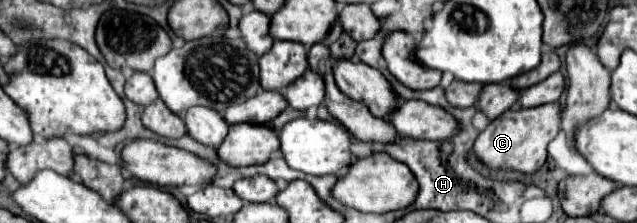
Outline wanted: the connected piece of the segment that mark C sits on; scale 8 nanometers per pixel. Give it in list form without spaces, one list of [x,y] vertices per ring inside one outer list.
[[[542,104],[536,108],[510,108],[496,120],[492,120],[486,130],[482,130],[472,146],[476,158],[496,170],[534,174],[546,162],[546,146],[556,138],[560,130],[560,106]]]

